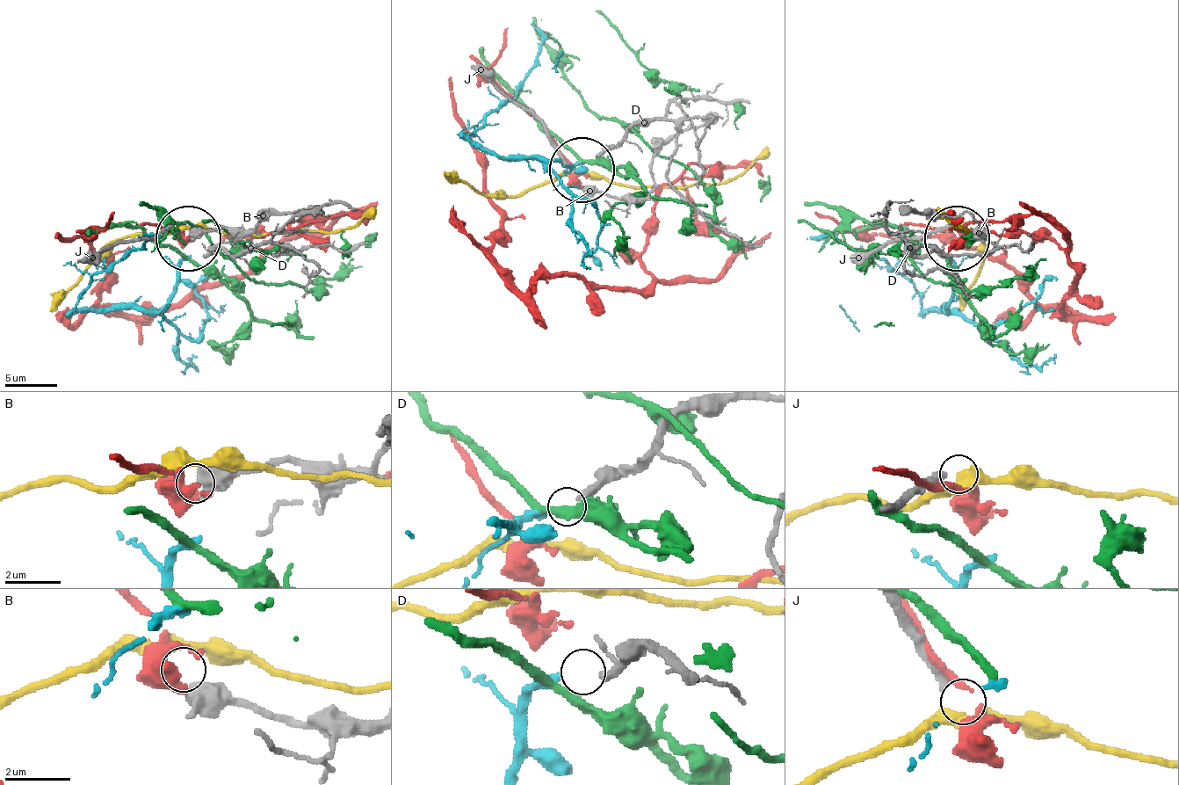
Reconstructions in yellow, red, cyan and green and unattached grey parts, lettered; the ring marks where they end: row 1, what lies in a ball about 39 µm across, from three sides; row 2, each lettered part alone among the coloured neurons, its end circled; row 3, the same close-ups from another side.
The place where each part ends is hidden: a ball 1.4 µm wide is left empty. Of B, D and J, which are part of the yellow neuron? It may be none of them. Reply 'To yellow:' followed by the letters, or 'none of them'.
To yellow: J

